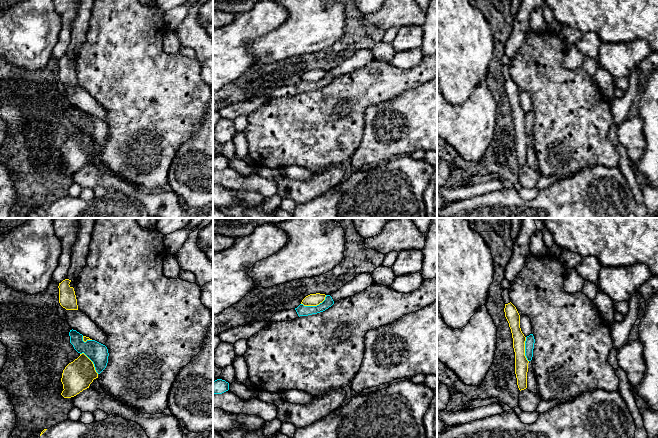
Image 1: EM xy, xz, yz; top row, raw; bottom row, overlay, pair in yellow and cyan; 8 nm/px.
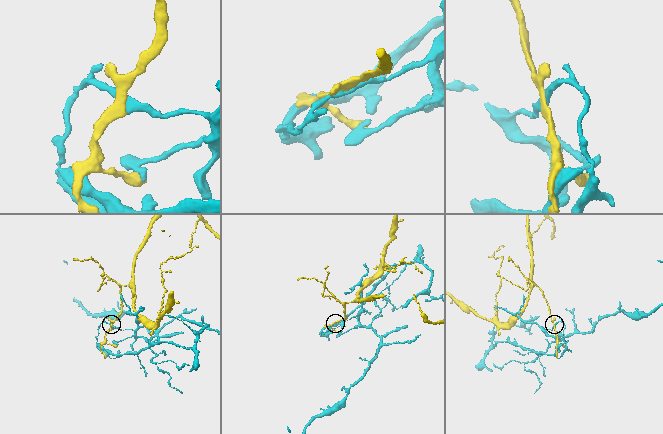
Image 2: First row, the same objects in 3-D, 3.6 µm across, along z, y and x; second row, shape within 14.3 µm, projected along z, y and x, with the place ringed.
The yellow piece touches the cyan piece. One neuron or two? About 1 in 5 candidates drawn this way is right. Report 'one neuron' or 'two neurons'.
two neurons

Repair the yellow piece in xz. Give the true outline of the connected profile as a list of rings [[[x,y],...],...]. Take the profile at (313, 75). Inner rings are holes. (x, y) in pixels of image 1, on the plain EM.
[[[310,70],[302,76],[301,80],[304,82],[317,82],[325,76],[325,73],[325,70]]]

